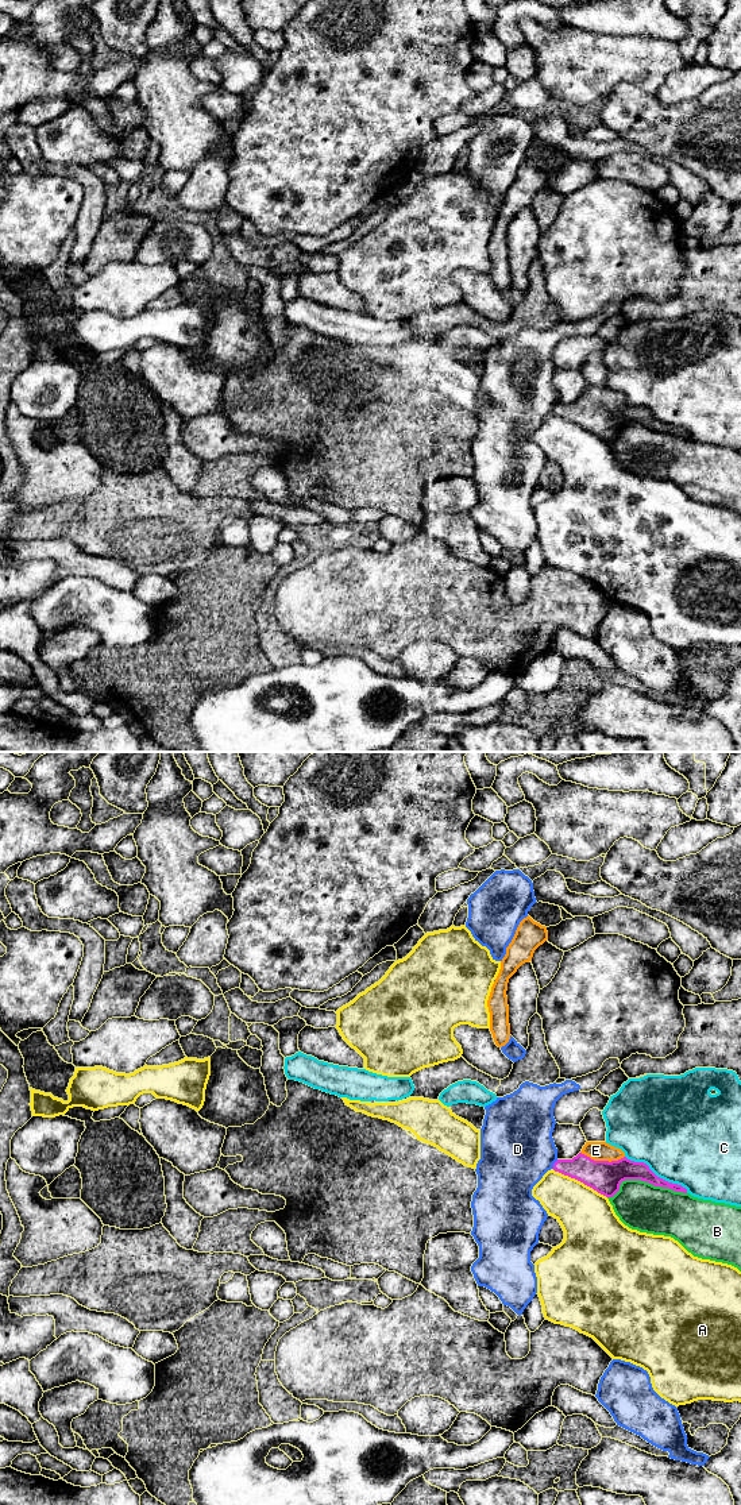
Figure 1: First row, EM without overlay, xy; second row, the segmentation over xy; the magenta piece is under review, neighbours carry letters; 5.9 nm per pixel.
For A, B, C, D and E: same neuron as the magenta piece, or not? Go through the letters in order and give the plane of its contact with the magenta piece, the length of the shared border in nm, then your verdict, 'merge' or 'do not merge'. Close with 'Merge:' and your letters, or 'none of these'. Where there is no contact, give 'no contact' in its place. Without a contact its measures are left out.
A: xy | 360 nm | do not merge
B: xy | 480 nm | do not merge
C: xy | 440 nm | do not merge
D: xy | 70 nm | do not merge
E: xy | 260 nm | merge
Merge: E

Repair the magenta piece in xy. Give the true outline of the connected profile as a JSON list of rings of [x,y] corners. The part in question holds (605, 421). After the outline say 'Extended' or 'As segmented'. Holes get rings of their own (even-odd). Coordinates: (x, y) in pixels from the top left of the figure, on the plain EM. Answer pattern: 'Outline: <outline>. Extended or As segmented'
Outline: [[[586,386],[572,404],[557,404],[553,414],[583,427],[606,441],[613,441],[625,424],[641,424],[687,437],[682,429],[657,421],[647,408],[628,404],[621,393],[606,386]]]. Extended

